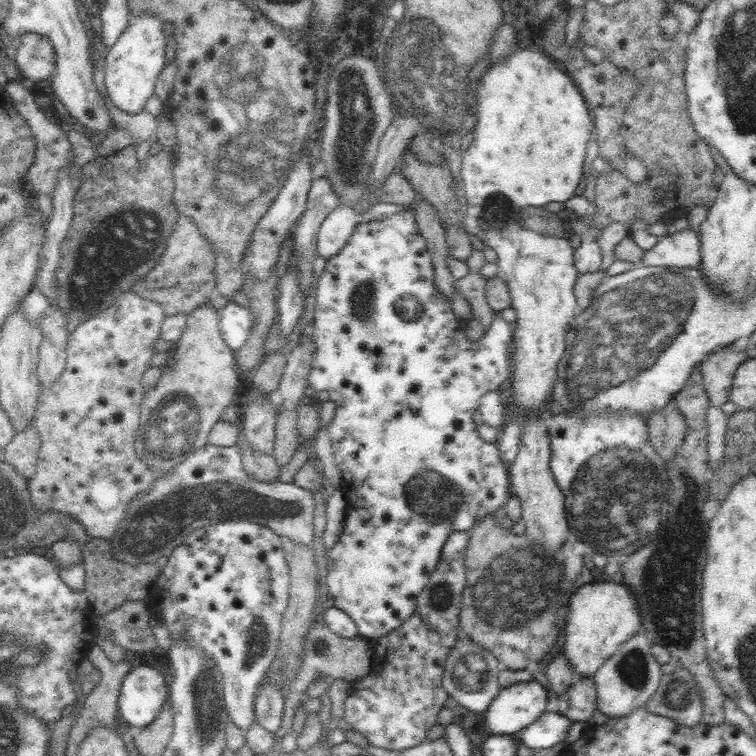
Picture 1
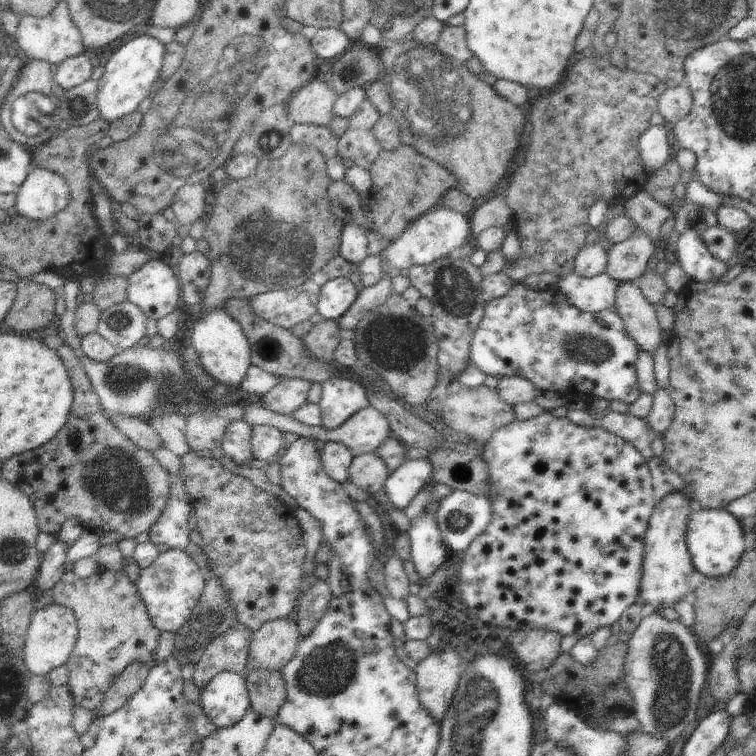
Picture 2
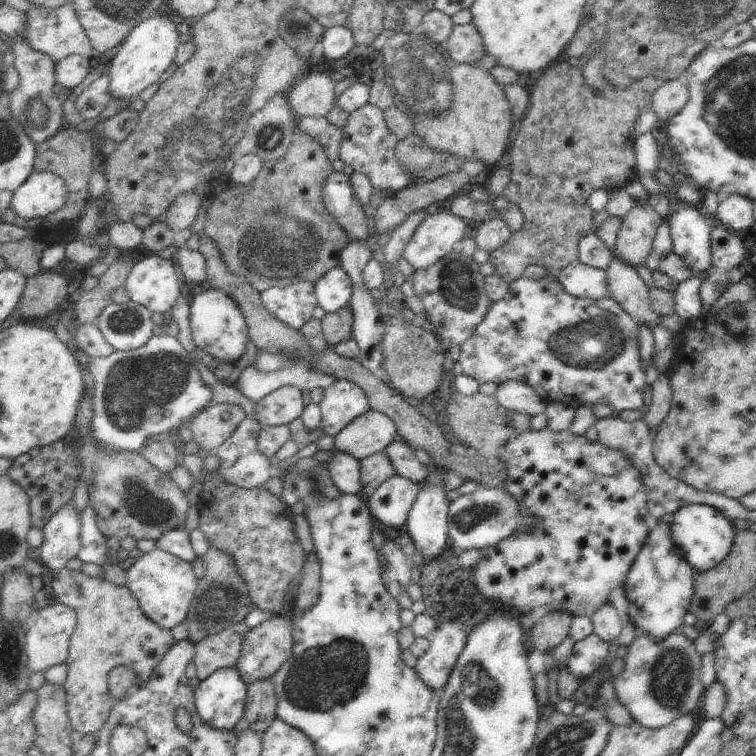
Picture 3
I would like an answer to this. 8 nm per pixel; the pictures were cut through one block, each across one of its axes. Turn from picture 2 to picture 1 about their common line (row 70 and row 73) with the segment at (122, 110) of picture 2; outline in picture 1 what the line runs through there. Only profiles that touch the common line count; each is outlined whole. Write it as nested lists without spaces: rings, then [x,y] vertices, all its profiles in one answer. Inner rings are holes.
[[[142,14],[140,17],[133,18],[130,26],[120,35],[120,38],[109,48],[110,53],[105,58],[105,76],[104,86],[106,92],[112,100],[112,104],[127,112],[136,114],[146,107],[146,101],[155,91],[155,84],[158,75],[162,72],[164,66],[164,57],[166,54],[166,43],[169,41],[162,31],[162,25],[165,20],[155,14]]]

